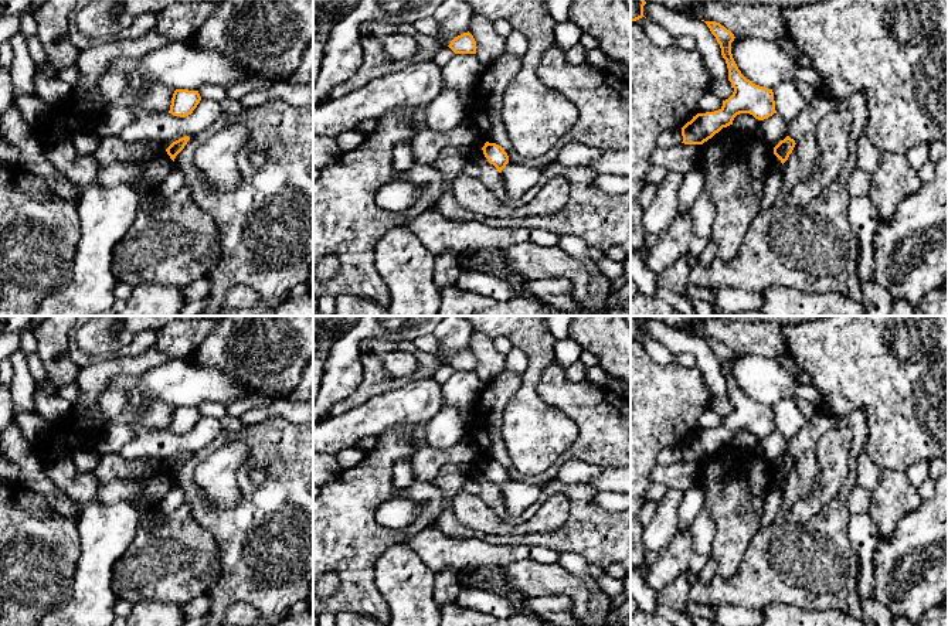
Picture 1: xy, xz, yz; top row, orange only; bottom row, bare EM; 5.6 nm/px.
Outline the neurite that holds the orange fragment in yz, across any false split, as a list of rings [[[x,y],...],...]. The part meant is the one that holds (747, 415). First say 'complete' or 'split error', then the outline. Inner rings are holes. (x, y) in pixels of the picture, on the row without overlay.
complete; [[[704,340],[720,361],[721,372],[728,385],[728,398],[734,409],[728,416],[723,418],[718,428],[697,431],[682,445],[682,460],[684,462],[703,462],[723,445],[733,442],[734,435],[740,431],[750,431],[758,438],[768,436],[777,431],[772,406],[752,401],[738,387],[731,371],[734,351],[720,340]]]

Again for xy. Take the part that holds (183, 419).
complete; [[[176,406],[171,415],[169,431],[186,435],[193,431],[200,418],[201,414],[198,408]]]

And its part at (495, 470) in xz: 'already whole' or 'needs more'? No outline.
already whole

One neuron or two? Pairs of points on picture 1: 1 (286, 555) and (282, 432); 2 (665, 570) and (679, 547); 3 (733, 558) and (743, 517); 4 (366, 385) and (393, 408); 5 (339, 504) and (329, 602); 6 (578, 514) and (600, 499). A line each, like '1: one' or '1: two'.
1: one
2: one
3: one
4: two
5: one
6: two

